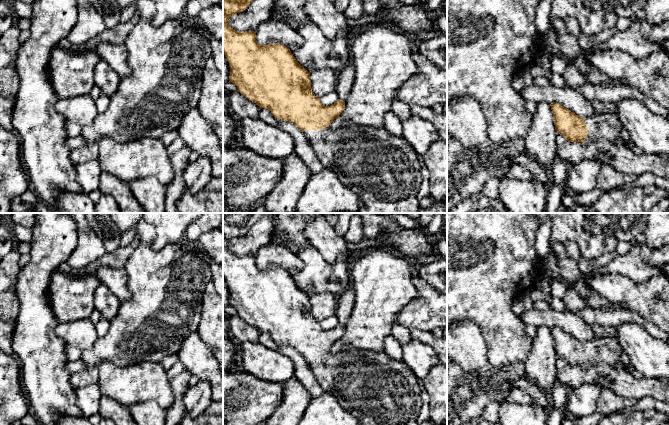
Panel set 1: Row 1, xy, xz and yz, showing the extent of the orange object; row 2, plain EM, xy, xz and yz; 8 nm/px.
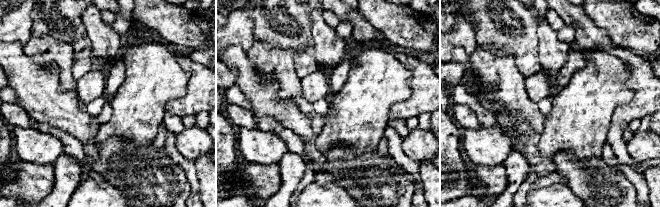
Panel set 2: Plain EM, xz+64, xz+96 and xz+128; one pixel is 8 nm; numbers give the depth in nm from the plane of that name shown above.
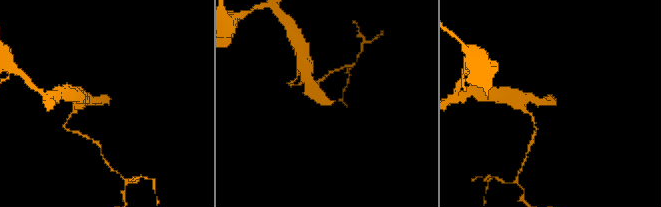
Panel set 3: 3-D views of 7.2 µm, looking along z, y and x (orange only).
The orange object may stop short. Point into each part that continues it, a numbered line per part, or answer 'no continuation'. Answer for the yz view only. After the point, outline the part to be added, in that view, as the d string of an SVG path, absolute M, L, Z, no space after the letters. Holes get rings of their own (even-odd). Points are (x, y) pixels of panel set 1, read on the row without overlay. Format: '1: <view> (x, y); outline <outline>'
1: yz (607, 349); outline M614 336L599 337L598 339L586 341L584 346L588 351L588 359L583 367L585 370L593 368L599 362L612 366L620 364L619 359L623 349Z

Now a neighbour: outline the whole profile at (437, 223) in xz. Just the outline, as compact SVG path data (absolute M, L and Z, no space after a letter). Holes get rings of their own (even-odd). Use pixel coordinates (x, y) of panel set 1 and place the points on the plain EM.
M436 213L431 222L423 229L430 236L438 236L445 224L446 213Z

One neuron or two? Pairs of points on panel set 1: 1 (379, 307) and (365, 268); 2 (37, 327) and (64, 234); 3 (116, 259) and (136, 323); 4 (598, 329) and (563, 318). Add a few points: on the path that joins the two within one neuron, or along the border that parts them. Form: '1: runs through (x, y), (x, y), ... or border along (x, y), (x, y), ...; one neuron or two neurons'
1: runs through (379, 297), (379, 282), (375, 278); one neuron
2: runs through (37, 304), (37, 272), (47, 257); one neuron
3: border along (136, 247), (123, 267); two neurons
4: border along (588, 324), (598, 337); two neurons

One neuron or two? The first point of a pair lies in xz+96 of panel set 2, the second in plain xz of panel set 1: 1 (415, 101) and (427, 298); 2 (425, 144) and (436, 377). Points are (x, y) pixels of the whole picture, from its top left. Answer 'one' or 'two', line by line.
1: one
2: two

